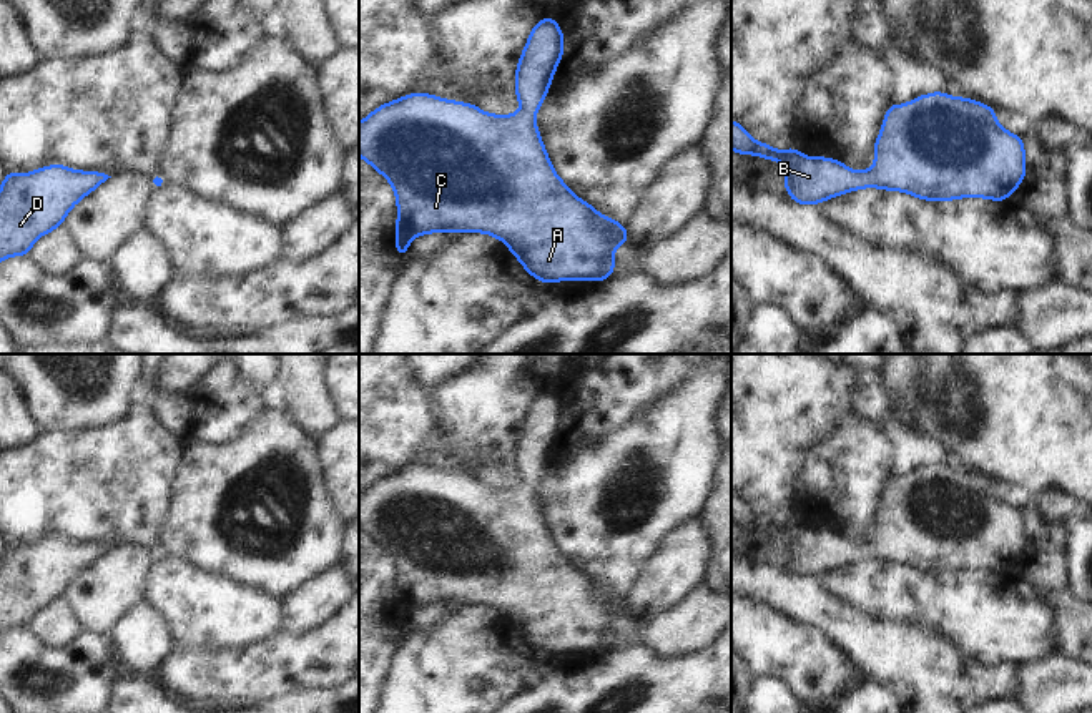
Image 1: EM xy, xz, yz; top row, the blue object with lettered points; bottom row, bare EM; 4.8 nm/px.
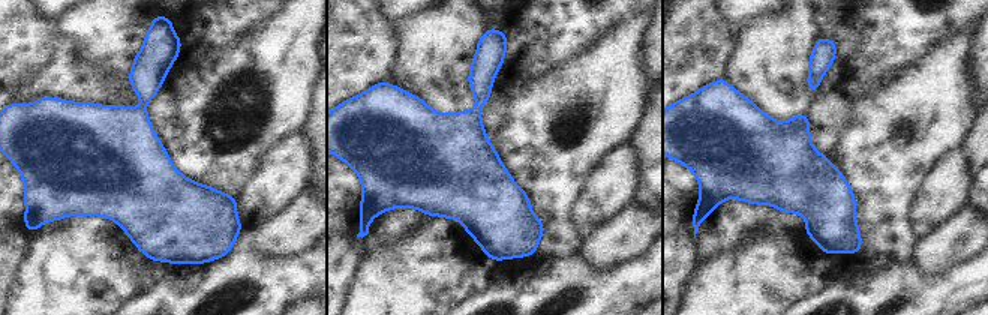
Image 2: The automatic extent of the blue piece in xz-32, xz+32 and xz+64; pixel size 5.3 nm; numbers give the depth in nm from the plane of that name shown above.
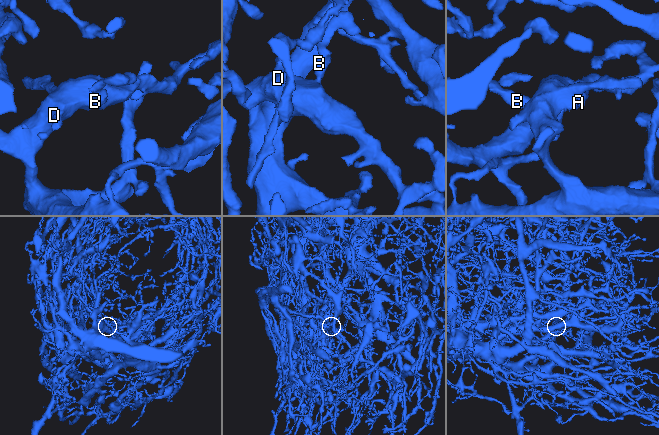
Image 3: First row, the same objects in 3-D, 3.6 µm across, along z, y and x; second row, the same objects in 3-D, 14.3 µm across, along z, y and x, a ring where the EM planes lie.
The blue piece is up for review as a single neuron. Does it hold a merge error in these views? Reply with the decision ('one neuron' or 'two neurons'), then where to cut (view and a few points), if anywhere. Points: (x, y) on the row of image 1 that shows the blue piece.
one neuron | no cut

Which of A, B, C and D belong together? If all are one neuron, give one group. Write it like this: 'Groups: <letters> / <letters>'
Groups: A B C D.

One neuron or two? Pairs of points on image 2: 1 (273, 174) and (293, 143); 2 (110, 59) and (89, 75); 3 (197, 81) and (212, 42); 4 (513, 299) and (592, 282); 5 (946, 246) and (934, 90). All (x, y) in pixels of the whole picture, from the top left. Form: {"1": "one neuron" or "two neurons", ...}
{"1": "one neuron", "2": "two neurons", "3": "two neurons", "4": "one neuron", "5": "two neurons"}

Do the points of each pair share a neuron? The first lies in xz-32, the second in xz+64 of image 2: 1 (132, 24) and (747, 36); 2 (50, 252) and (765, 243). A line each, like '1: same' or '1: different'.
1: same
2: same

